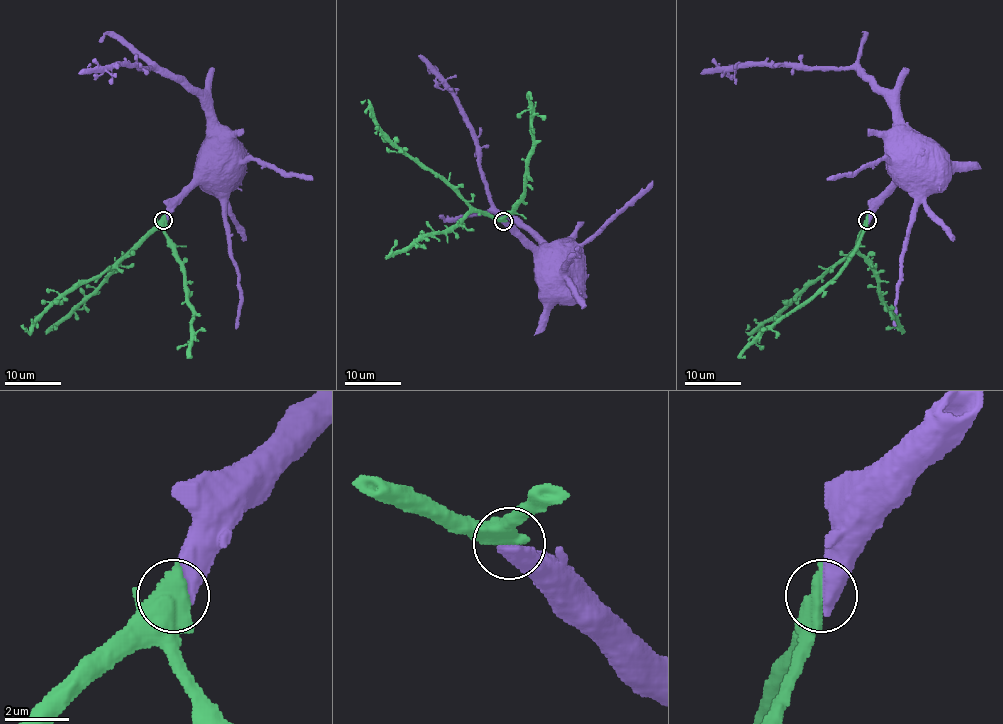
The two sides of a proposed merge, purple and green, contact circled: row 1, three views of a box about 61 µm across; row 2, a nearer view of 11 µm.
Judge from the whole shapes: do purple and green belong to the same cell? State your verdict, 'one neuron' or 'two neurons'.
one neuron

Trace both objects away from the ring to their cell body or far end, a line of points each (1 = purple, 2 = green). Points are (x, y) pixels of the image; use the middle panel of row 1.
1: (503, 222), (533, 251), (547, 251), (494, 207), (480, 167), (480, 147), (473, 127), (453, 90), (419, 55)
2: (503, 221), (476, 212), (436, 175), (406, 155), (379, 127), (369, 100), (362, 103)

